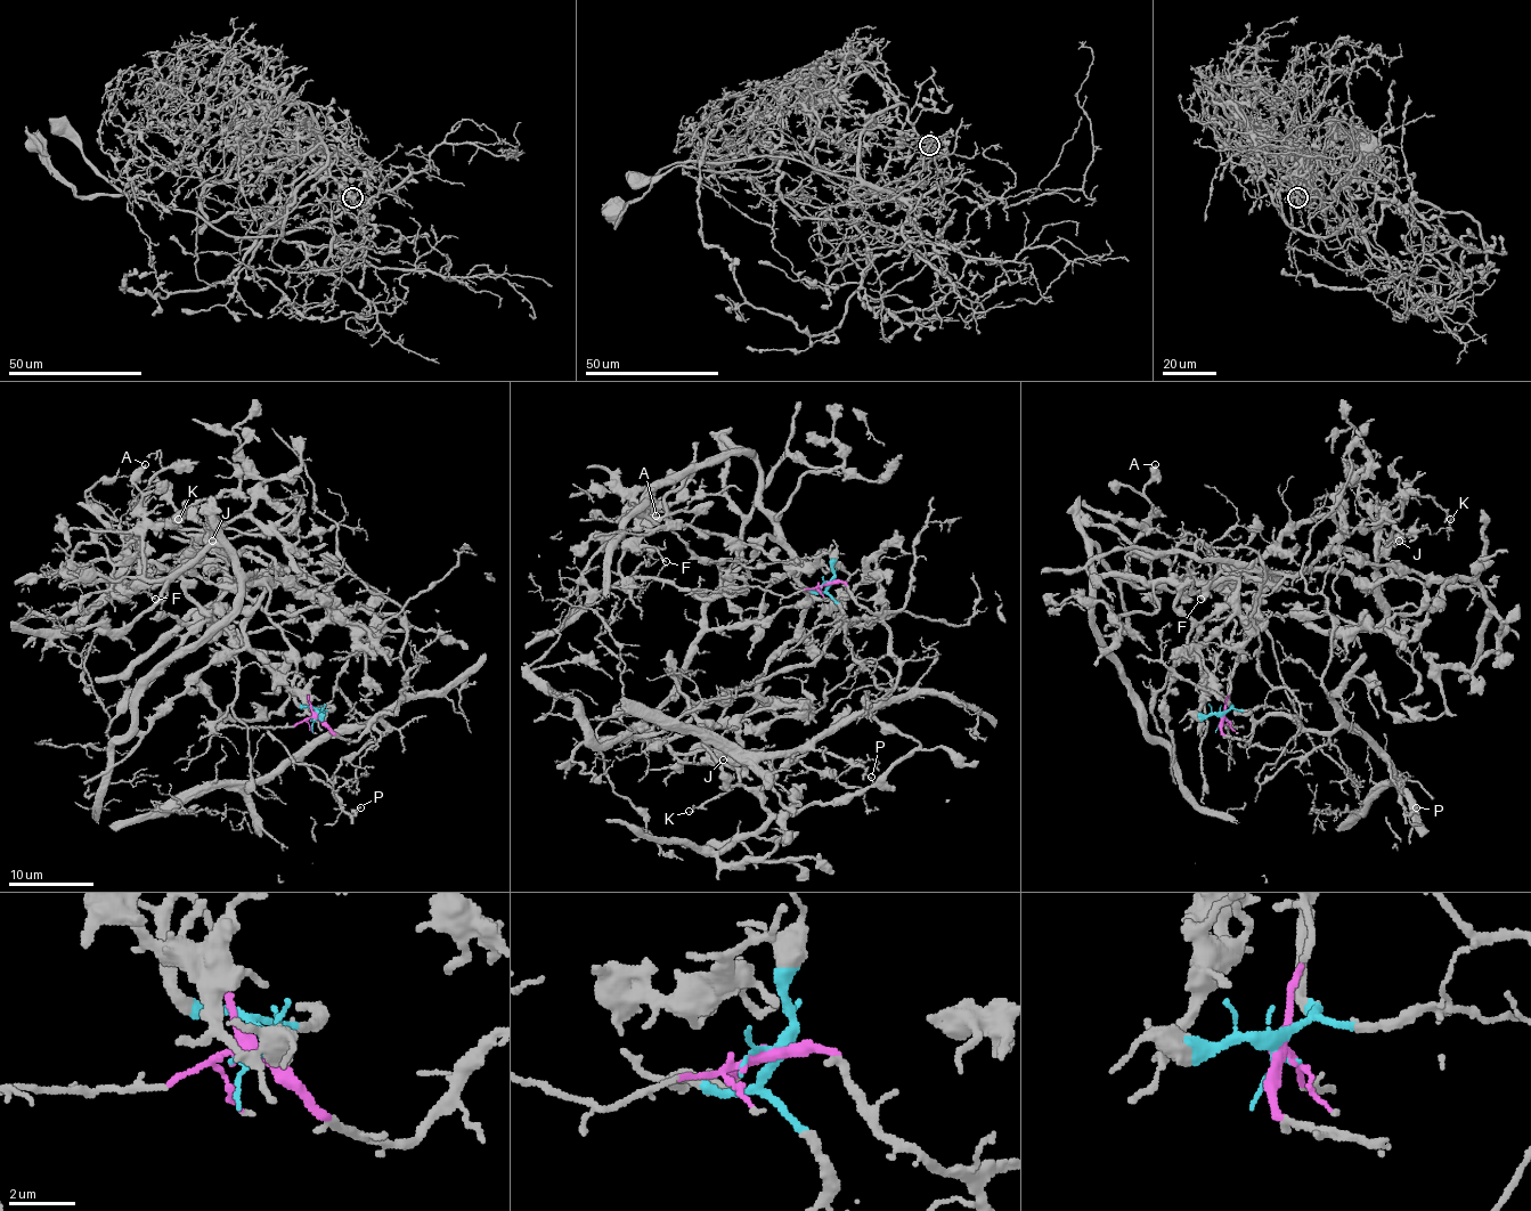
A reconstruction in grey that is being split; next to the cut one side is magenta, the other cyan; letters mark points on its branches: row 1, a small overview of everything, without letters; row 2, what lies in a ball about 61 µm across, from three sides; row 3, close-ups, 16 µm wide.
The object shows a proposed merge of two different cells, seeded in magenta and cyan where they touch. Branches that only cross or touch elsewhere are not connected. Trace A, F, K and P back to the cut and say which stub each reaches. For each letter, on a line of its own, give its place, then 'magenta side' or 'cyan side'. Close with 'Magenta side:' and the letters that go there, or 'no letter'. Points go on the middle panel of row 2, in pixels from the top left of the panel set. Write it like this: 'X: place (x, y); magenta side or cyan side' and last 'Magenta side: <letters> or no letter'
A: place (656, 515); magenta side
F: place (666, 561); magenta side
K: place (689, 811); cyan side
P: place (871, 777); magenta side
Magenta side: A, F, P

